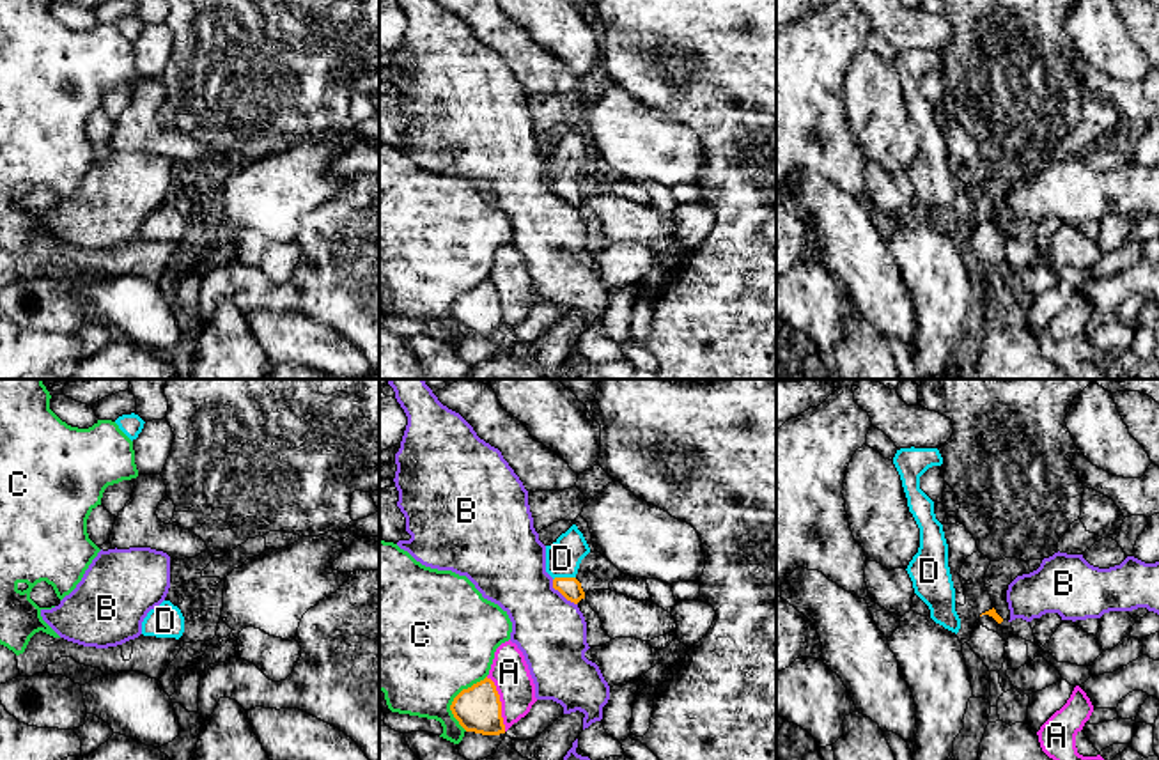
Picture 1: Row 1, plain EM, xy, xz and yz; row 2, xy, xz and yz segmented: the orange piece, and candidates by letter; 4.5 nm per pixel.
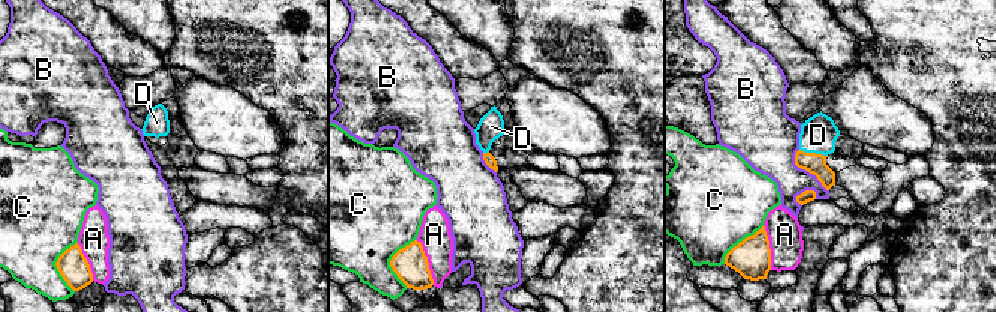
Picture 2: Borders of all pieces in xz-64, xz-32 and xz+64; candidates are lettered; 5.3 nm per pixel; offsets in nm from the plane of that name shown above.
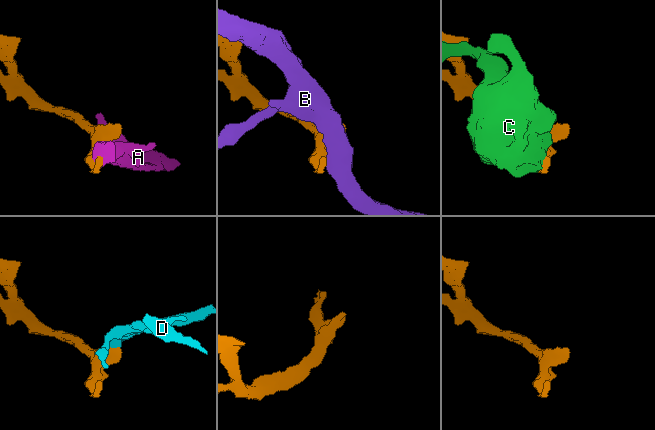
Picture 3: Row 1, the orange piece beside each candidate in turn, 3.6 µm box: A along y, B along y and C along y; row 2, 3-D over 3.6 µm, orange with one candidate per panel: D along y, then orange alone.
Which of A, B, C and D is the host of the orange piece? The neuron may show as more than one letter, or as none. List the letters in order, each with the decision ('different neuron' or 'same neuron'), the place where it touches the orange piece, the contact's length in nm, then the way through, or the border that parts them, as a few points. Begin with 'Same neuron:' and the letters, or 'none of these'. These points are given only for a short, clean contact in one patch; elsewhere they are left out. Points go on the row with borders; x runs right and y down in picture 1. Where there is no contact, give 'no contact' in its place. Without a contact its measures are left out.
Same neuron: D
A: different neuron; contact xz (500, 704); length 260 nm
B: different neuron; contact xz (562, 594); length 170 nm
C: different neuron; contact xz (454, 698); length 280 nm
D: same neuron; contact xz (564, 578); length 110 nm; way xz (571, 589), (564, 578), (562, 558)

